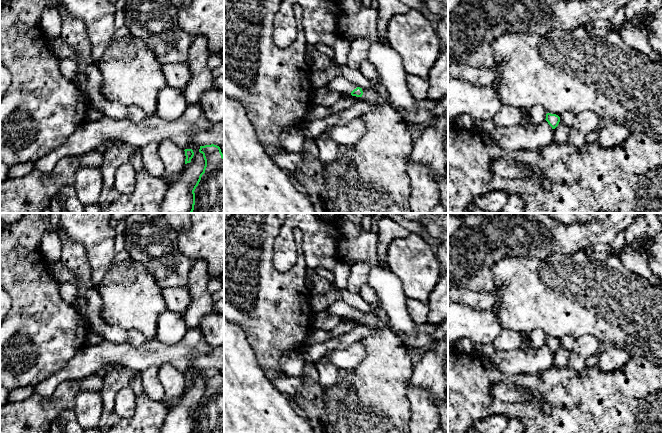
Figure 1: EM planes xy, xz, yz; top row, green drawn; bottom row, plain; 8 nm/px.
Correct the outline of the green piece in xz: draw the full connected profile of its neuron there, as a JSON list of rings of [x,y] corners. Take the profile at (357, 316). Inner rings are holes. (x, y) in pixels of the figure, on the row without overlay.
[[[339,299],[326,309],[328,312],[338,315],[340,318],[351,318],[352,320],[362,321],[362,312],[353,308],[343,300]]]

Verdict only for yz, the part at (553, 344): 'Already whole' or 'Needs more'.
Already whole

